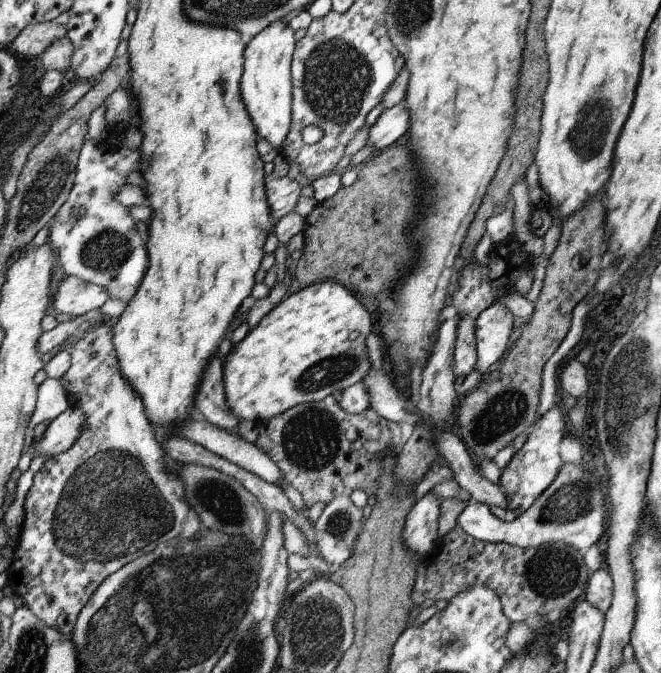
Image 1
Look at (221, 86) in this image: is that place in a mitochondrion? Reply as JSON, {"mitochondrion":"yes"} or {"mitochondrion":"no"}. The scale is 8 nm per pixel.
{"mitochondrion":"yes"}

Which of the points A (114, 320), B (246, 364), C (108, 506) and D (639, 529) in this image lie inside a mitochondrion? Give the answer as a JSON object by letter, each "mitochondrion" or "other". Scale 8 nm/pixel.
{"A":"other","B":"other","C":"mitochondrion","D":"other"}

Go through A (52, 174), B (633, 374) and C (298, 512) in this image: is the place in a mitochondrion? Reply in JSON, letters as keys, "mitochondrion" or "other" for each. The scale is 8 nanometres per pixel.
{"A":"mitochondrion","B":"mitochondrion","C":"other"}

